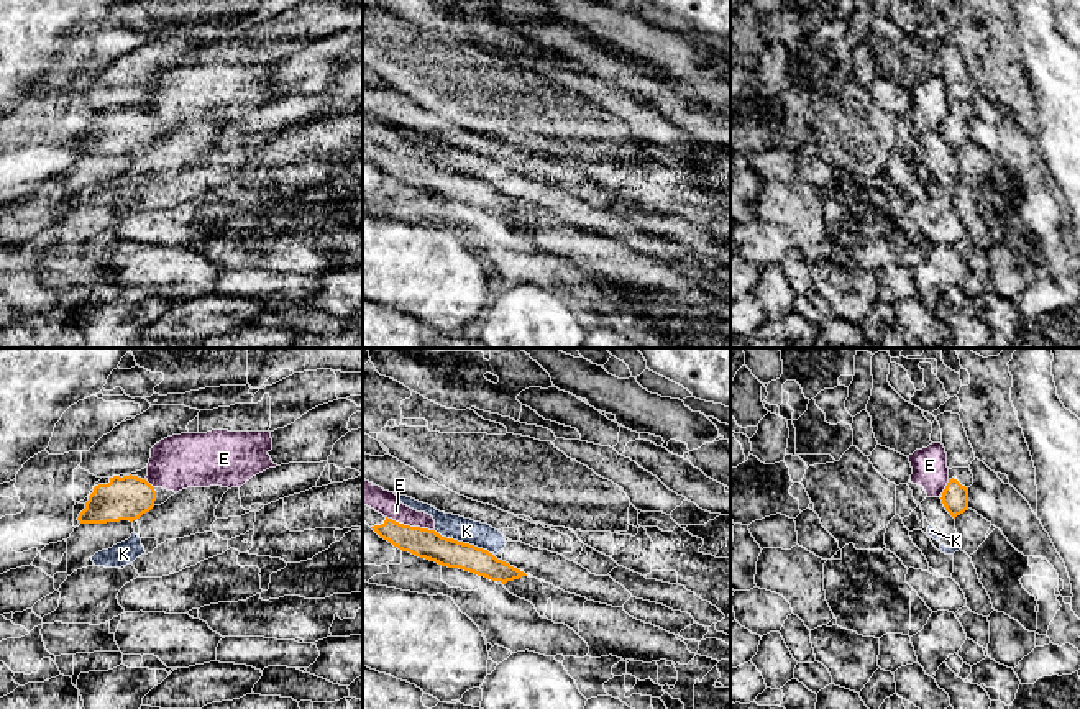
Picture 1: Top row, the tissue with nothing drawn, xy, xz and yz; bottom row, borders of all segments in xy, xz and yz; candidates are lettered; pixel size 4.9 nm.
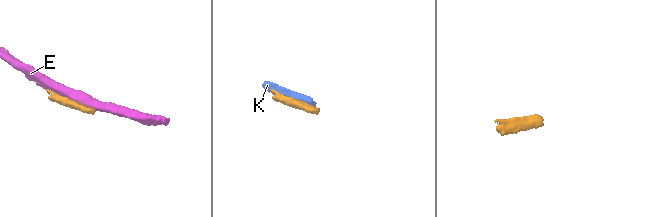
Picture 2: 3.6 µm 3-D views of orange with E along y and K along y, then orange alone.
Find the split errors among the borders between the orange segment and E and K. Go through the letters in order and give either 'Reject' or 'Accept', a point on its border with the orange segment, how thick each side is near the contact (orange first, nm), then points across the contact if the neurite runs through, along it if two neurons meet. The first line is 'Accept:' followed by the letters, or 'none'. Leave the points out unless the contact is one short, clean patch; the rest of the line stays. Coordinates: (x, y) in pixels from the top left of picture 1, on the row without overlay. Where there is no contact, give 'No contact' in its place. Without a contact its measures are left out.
Accept: none
E: Reject. Touches orange at xz (409, 158). Thickness 140 nm (orange) against 120 nm
K: Reject. Touches orange at xz (462, 174). Thickness 140 nm (orange) against 120 nm. Boundary: xz (434, 163), (486, 181), (491, 186)

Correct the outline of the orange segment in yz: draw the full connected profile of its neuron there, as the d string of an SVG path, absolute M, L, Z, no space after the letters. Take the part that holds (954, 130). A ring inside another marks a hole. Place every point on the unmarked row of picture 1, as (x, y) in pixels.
M970 100L949 102L949 115L942 125L942 136L945 143L955 151L968 143L968 120L973 117Z

